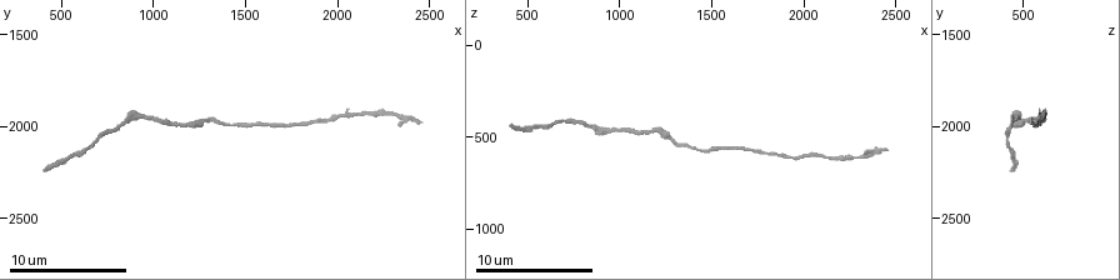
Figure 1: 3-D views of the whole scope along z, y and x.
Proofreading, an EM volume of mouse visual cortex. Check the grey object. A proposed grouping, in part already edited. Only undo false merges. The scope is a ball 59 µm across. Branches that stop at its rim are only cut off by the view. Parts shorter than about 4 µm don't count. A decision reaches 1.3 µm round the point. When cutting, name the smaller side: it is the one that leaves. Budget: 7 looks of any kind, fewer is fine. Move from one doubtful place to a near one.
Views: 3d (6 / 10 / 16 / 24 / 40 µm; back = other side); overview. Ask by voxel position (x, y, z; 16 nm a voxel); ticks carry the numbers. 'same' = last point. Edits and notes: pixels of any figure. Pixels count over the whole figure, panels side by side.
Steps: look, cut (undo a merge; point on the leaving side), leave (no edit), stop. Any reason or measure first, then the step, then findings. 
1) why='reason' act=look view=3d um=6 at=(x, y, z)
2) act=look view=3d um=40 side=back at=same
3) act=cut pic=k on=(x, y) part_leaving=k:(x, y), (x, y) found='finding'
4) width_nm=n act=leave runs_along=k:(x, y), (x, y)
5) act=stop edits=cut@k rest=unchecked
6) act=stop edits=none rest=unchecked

why='side arm on a straight run' act=look view=3d um=16 at=(2120, 1920, 620)

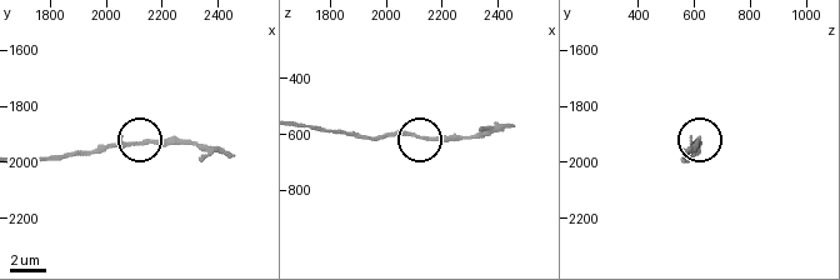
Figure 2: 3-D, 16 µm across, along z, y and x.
width_nm=160 act=leave runs_along=2:(21, 159), (96, 154), (141, 140), (194, 140) found='all the same neuron'

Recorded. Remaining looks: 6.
act=look view=3d um=10 at=(1380, 1980, 560)

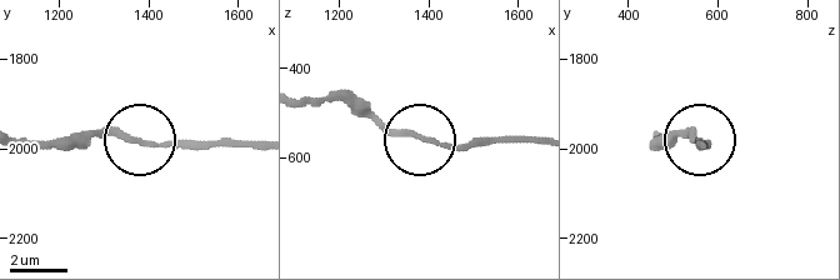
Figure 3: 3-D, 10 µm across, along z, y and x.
act=leave found='all the same neuron'

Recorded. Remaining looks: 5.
why='thick turns thin' act=look view=3d um=10 at=(840, 1980, 460)

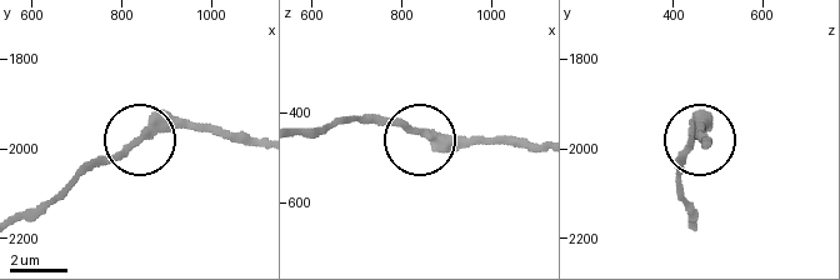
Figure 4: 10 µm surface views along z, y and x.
act=look view=3d um=6 at=(840, 1980, 440)

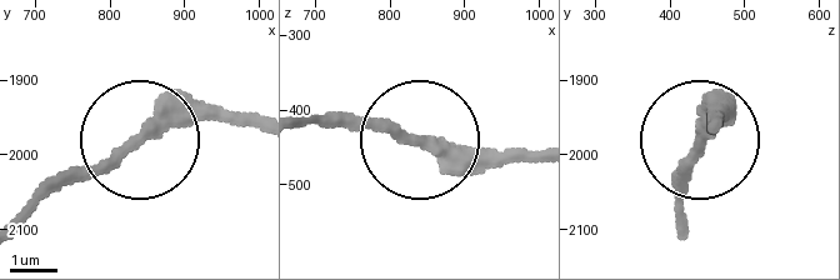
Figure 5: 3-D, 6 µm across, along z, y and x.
act=leave runs_along=5:(718, 130), (701, 125), (681, 165), (681, 201) found='one neuron here'

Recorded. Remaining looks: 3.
act=stop edits=none rest=unchecked

